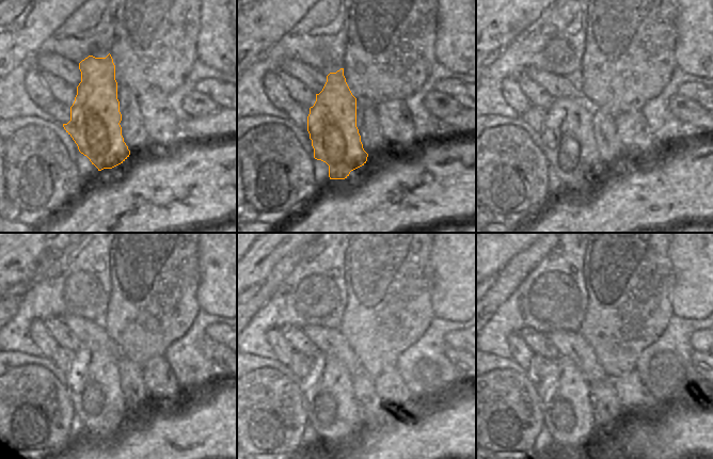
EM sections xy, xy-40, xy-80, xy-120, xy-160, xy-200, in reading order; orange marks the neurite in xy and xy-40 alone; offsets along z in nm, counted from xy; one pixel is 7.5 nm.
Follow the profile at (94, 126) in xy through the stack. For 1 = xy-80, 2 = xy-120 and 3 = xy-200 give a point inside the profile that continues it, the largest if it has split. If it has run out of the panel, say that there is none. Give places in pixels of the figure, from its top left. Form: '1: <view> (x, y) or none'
1: xy-80 (568, 133)
2: xy-120 (93, 378)
3: xy-200 (565, 393)

